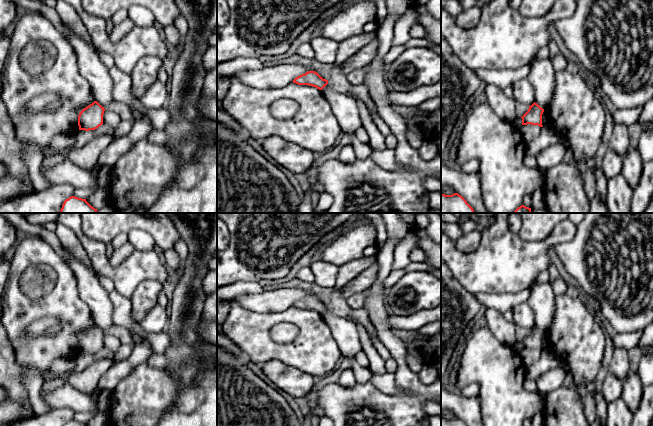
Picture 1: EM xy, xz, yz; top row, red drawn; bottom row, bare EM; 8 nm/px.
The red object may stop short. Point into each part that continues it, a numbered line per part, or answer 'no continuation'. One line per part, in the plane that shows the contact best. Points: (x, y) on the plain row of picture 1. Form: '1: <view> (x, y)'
no continuation

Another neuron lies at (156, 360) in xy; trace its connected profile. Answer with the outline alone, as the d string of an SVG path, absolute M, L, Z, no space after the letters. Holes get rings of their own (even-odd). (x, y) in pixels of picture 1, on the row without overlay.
M154 351L147 359L146 363L154 368L159 368L163 370L171 366L171 360L165 354L159 354Z

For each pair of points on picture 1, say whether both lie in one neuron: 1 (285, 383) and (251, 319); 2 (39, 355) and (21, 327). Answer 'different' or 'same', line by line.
1: different
2: same

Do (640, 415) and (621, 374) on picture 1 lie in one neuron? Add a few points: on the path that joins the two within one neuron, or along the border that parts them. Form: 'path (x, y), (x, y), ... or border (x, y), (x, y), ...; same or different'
border (642, 388), (640, 403), (632, 415); different

